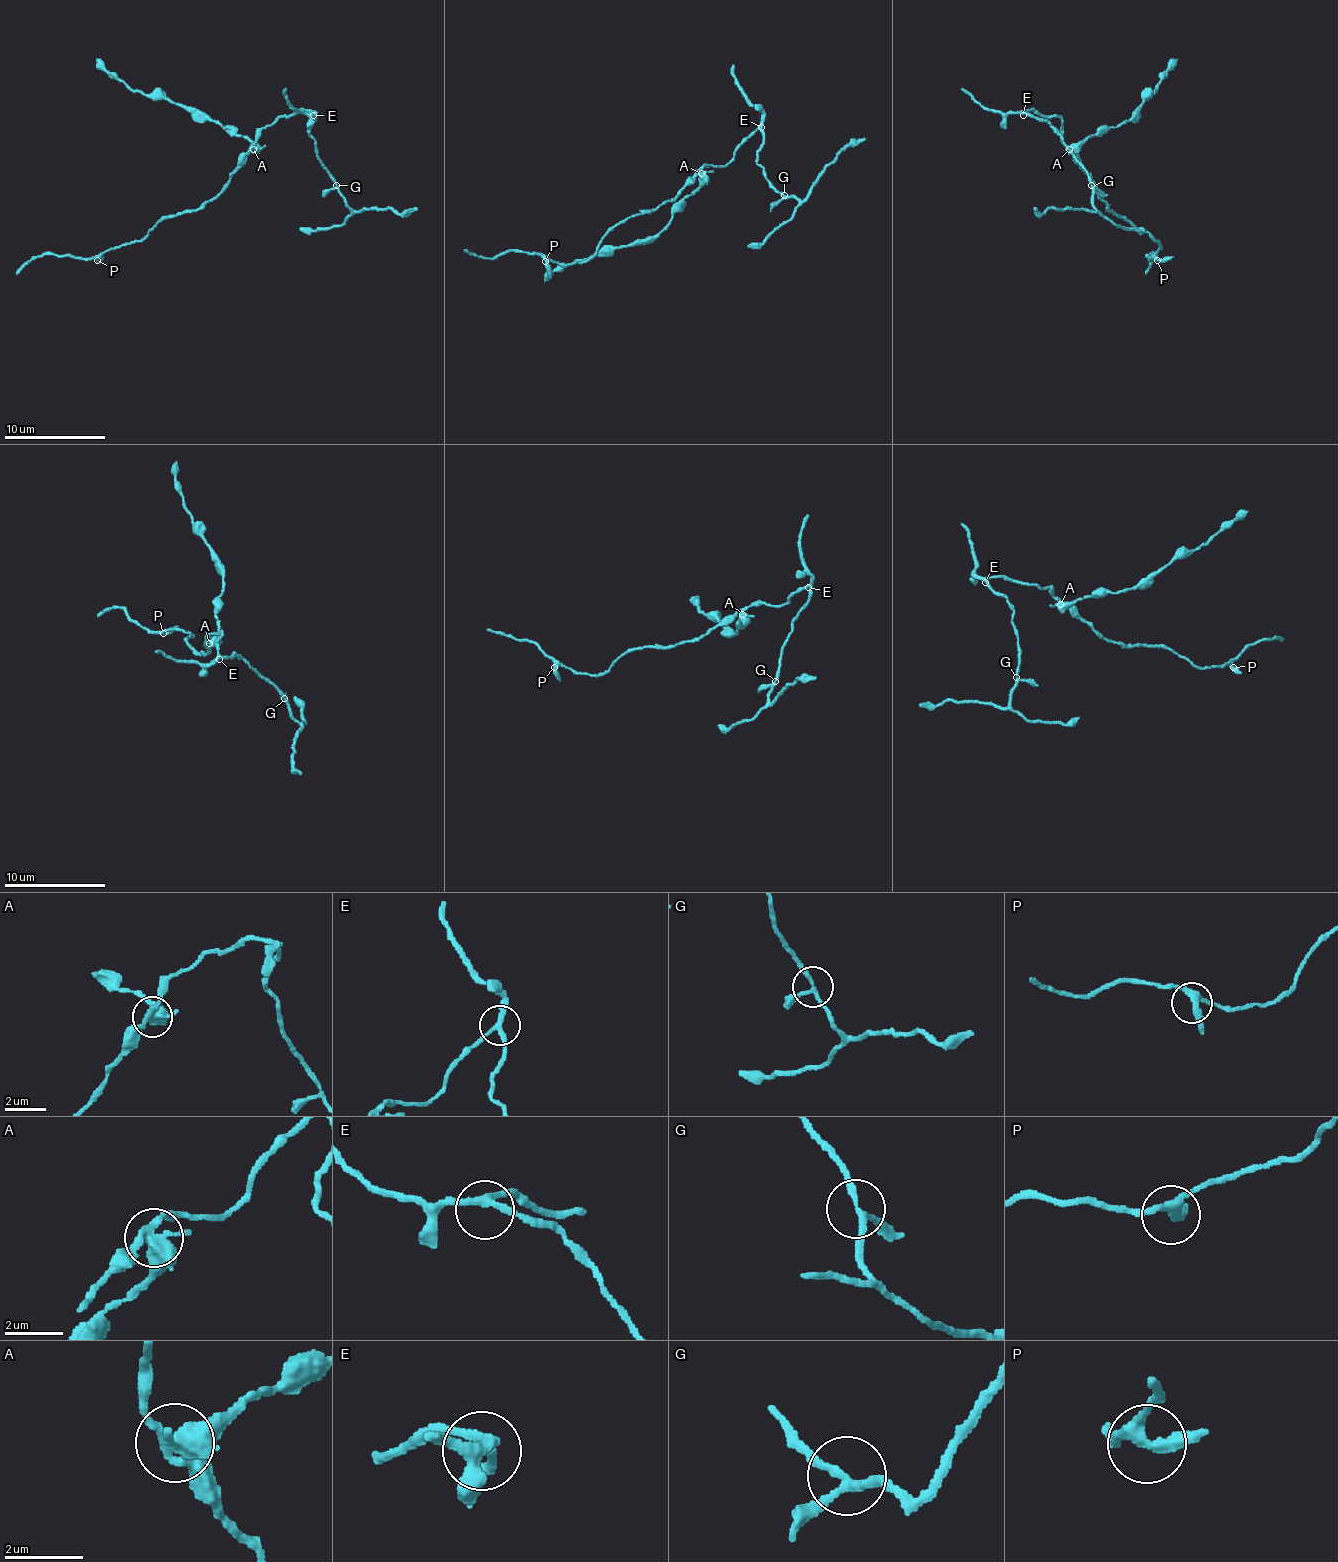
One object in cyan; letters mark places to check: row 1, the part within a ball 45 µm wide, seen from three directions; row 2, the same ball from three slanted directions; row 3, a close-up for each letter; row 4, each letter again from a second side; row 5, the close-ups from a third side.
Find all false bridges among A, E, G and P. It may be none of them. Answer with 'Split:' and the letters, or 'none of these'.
Split: A, G

